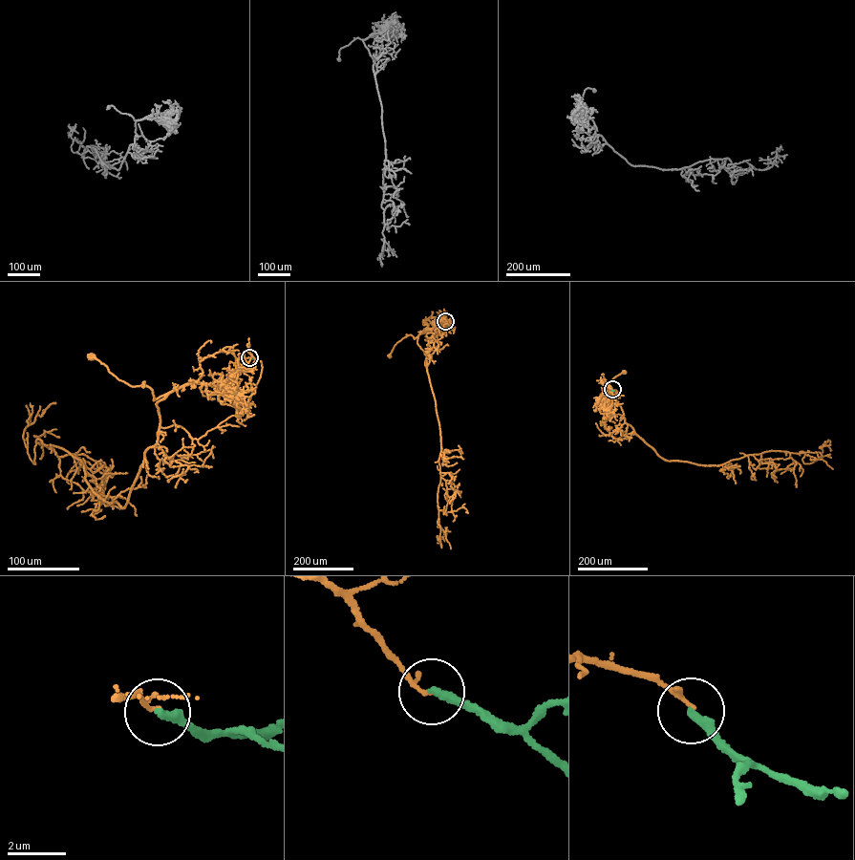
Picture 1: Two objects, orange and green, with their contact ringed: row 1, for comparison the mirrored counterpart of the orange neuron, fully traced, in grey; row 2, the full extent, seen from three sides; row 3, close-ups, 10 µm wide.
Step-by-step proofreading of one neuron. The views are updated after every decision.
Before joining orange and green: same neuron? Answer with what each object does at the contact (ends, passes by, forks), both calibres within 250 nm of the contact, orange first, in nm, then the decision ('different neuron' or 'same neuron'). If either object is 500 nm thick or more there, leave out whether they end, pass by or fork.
orange ends there; green ends there; 150 nm thick on the orange side, 280 nm on the other; different neuron

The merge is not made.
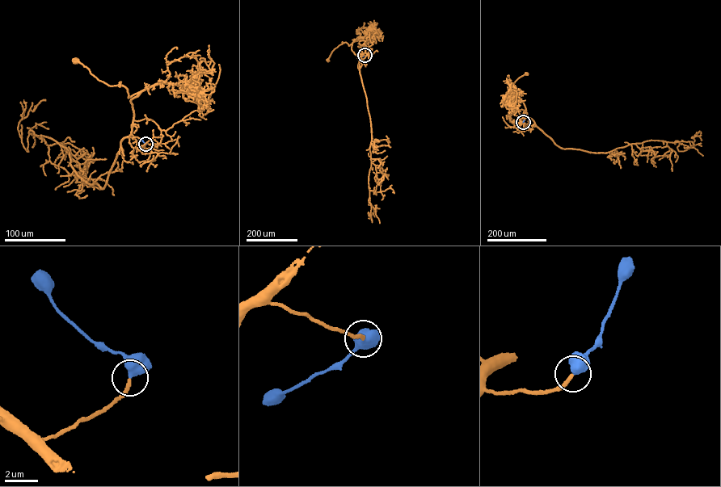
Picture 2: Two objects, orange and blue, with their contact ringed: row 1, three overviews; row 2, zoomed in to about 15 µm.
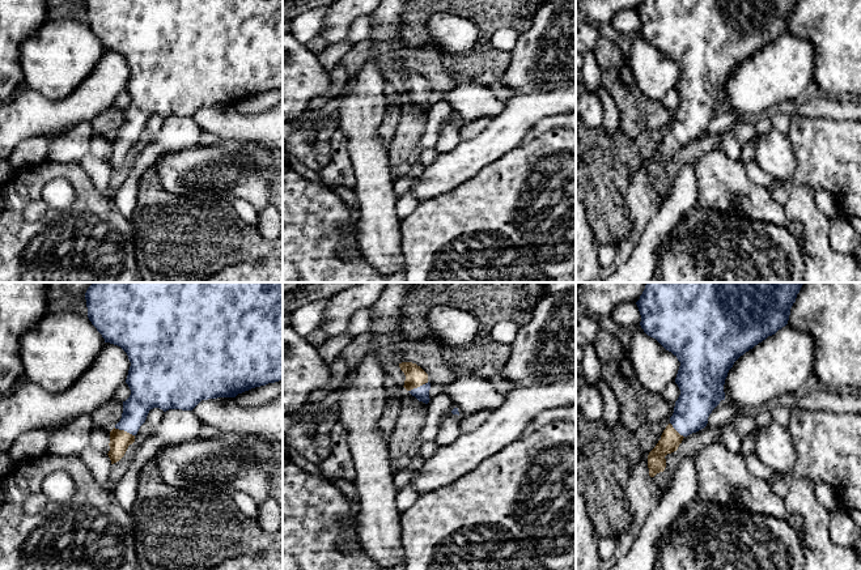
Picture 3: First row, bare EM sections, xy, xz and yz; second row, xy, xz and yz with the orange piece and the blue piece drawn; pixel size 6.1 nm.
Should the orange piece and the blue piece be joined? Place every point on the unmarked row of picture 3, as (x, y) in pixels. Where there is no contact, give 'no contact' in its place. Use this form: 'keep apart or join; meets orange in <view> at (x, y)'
join; meets orange in xy at (123, 137)

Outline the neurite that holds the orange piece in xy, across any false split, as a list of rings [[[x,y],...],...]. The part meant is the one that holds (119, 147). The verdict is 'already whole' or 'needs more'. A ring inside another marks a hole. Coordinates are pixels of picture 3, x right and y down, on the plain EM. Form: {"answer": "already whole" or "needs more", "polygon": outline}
{"answer": "needs more", "polygon": [[[85,0],[85,7],[88,14],[88,25],[92,29],[92,31],[97,35],[97,38],[102,42],[105,50],[120,54],[127,60],[128,67],[131,69],[128,82],[126,86],[126,90],[131,97],[131,102],[126,109],[123,109],[123,120],[120,128],[110,139],[110,158],[107,162],[111,167],[111,171],[119,169],[124,163],[128,153],[135,149],[135,142],[137,141],[140,133],[145,129],[149,118],[153,115],[160,115],[164,119],[169,116],[192,118],[202,107],[217,105],[236,105],[238,101],[249,98],[251,95],[266,93],[268,90],[275,90],[283,86],[283,0]]]}

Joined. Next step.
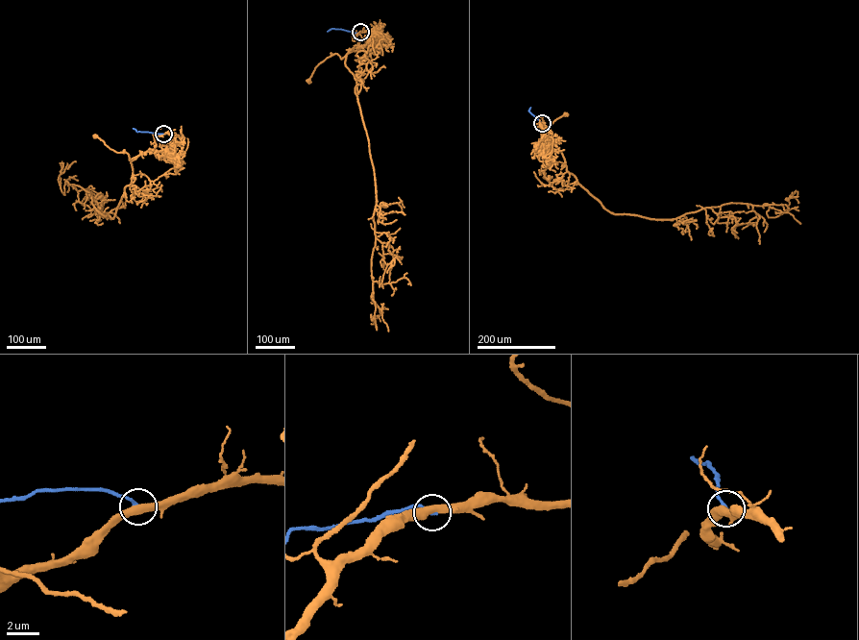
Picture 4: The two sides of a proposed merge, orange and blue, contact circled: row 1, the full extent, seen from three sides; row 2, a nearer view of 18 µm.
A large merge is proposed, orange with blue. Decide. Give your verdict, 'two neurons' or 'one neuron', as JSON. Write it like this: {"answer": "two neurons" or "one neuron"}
{"answer": "two neurons"}

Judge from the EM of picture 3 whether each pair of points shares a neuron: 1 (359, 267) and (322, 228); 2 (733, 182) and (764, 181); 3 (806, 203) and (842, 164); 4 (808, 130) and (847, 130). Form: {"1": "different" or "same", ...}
{"1": "same", "2": "different", "3": "different", "4": "same"}

